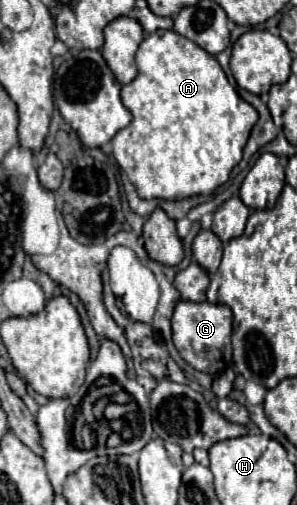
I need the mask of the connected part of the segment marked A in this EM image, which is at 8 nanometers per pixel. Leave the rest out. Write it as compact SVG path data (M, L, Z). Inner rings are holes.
M173 30L145 36L137 50L137 68L137 78L121 88L133 122L113 138L117 164L145 200L211 194L239 164L257 110L239 98L215 56Z

